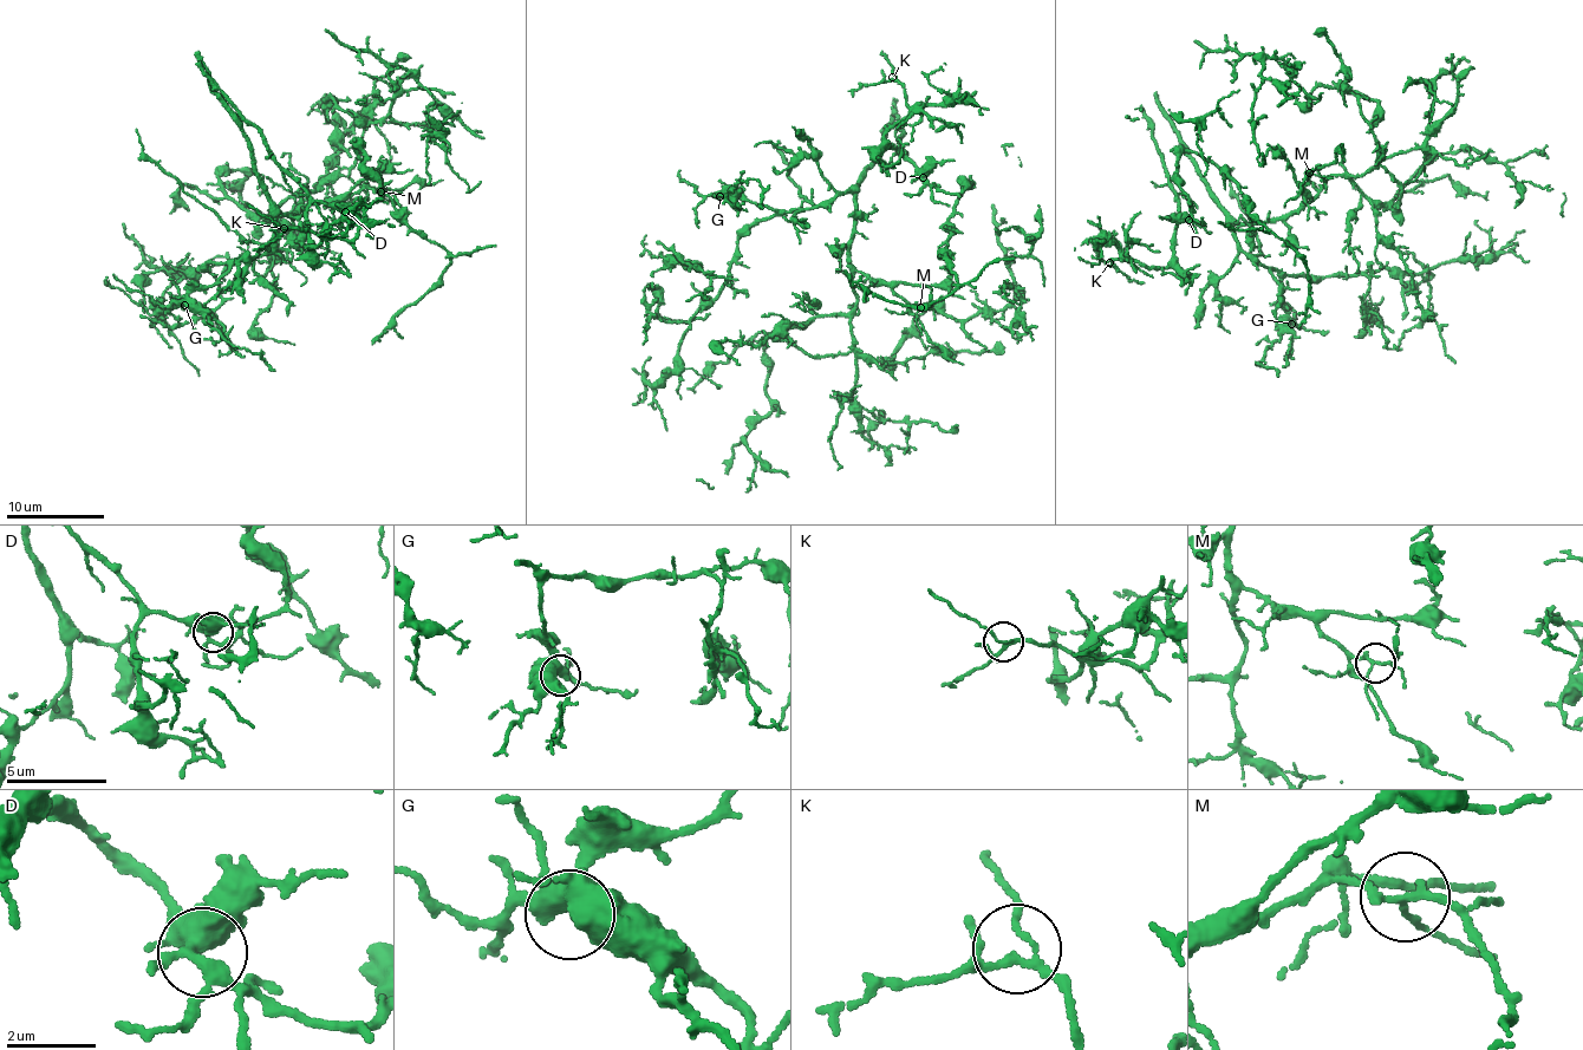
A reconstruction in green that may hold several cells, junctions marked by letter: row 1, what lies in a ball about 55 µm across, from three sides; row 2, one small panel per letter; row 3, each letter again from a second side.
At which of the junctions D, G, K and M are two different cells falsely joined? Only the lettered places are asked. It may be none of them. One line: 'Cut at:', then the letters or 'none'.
Cut at: none

